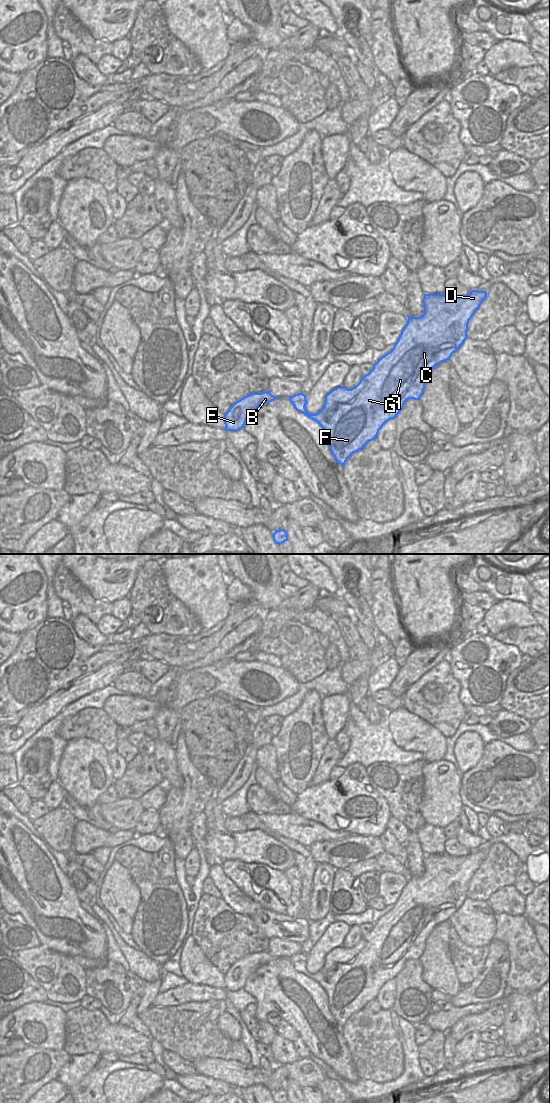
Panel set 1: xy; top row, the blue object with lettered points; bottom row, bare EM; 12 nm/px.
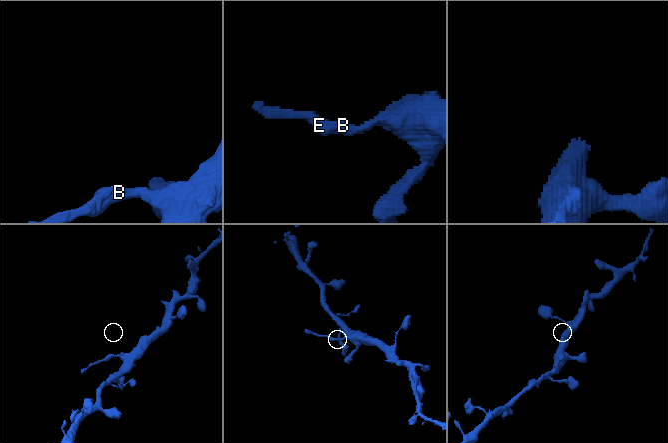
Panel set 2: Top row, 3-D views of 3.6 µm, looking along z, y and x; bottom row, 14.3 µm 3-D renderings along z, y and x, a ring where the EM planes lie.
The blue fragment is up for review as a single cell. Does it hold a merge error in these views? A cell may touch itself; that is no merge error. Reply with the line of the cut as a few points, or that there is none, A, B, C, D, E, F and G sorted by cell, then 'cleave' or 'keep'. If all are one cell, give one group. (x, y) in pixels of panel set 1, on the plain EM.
cut xy (305, 958), (298, 961), (294, 966); groups A C D F G / B E; cleave

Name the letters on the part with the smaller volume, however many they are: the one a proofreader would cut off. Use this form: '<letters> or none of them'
B, E

